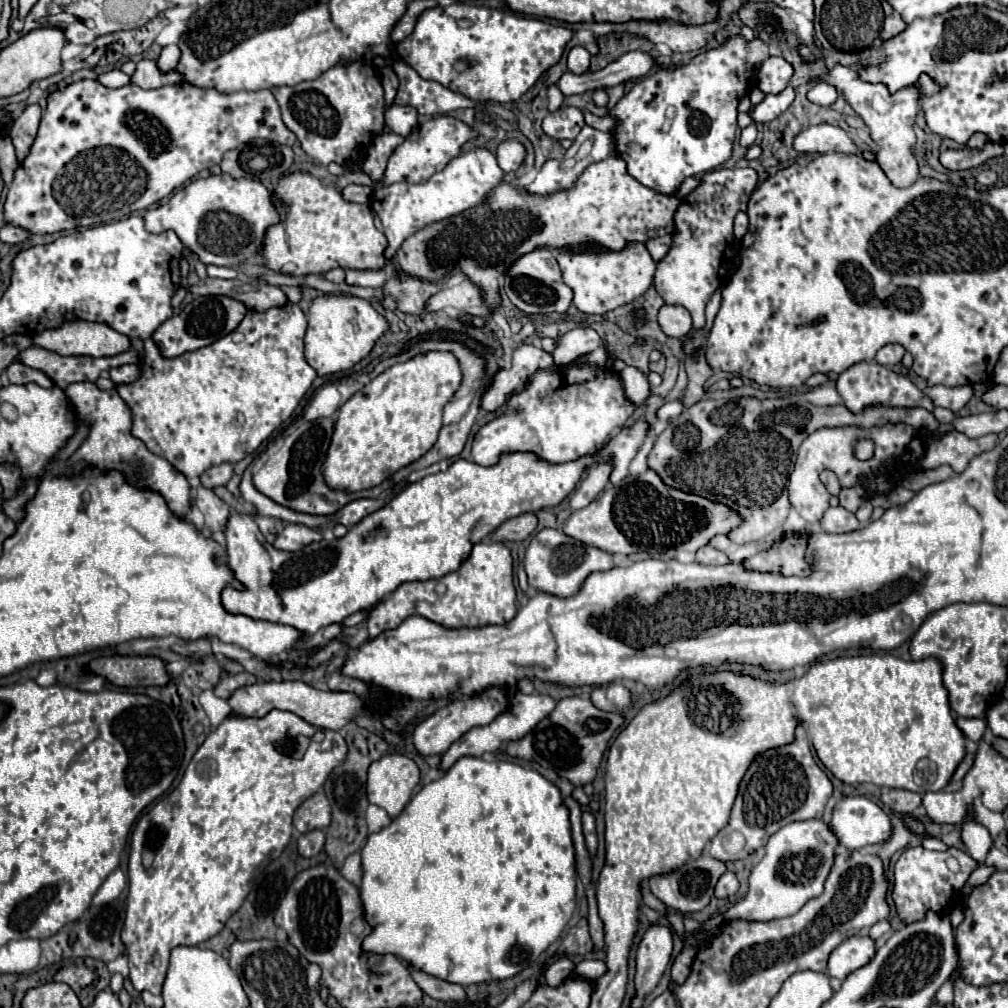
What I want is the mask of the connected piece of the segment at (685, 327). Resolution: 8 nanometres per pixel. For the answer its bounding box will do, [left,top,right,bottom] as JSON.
[658,305,692,337]

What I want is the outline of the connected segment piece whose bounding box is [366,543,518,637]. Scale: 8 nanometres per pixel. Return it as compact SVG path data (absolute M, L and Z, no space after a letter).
M476 543L470 557L460 565L458 571L448 573L440 579L402 583L384 601L368 611L366 627L368 637L378 637L384 629L396 629L400 621L410 615L428 617L446 629L460 627L484 627L484 625L506 625L516 617L516 589L512 575L512 555L504 543Z

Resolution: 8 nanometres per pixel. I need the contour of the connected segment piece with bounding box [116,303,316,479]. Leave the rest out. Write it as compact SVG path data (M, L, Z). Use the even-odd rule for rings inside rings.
M286 303L264 313L248 311L230 335L174 359L162 357L152 339L144 341L142 373L138 381L116 387L120 397L132 409L132 435L144 441L152 453L158 455L160 451L160 455L164 455L188 479L198 477L212 465L234 465L242 461L292 415L316 379L316 371L304 359L304 333L306 315L298 305Z

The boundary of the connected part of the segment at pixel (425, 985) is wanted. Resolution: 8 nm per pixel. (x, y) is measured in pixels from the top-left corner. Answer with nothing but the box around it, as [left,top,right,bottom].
[410,967,466,1001]

